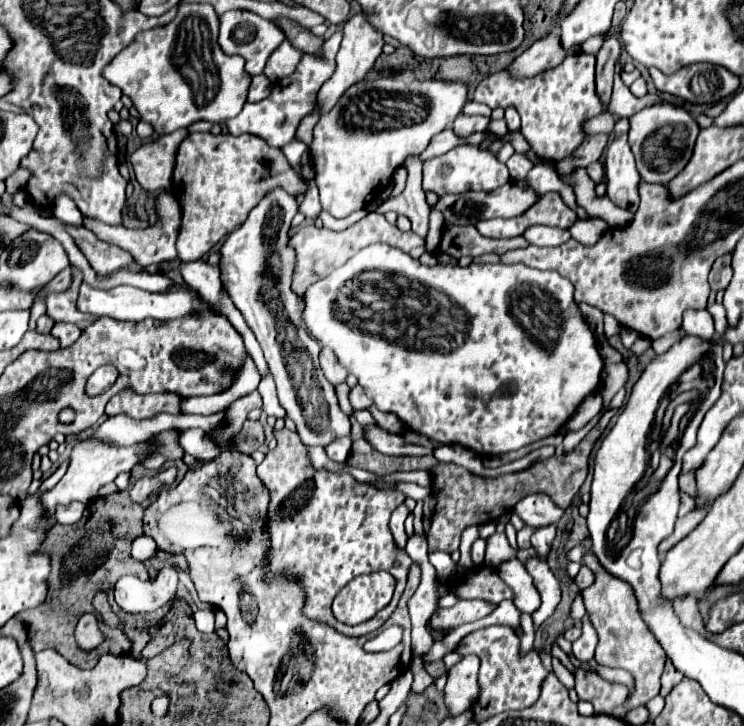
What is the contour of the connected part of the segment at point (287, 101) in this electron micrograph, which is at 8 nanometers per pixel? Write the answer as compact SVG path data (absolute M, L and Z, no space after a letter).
M334 32L324 42L322 58L318 58L318 60L314 56L302 56L302 60L298 62L296 70L290 76L286 76L280 82L276 82L272 86L270 94L264 100L260 100L256 104L246 102L242 112L236 118L226 122L228 132L230 134L254 134L254 136L264 138L270 146L276 146L276 148L282 148L282 146L290 144L294 140L296 126L300 124L300 120L314 110L316 94L318 94L320 86L334 74L334 68L336 68L334 58L336 58L340 40L342 40L342 32Z

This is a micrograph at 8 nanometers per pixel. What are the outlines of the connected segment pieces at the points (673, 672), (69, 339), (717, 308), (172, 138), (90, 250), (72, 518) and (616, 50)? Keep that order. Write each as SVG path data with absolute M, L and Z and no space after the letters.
M667 660L662 674L662 690L660 690L660 696L668 696L668 692L670 692L678 682L682 682L682 680L684 680L684 674L678 672L678 670L672 666L672 663Z
M54 324L52 336L60 340L60 350L62 350L74 344L74 340L80 336L80 330L76 328L76 324Z
M708 304L706 306L706 310L712 314L712 318L714 318L715 325L715 337L723 336L724 332L726 332L726 310L723 304Z
M178 130L156 140L142 144L134 154L128 156L128 162L134 168L138 184L146 192L162 190L172 184L172 170L176 160L176 150L180 142L188 136L188 130Z
M66 226L66 232L74 238L76 246L86 256L88 264L96 270L98 276L108 276L134 262L134 258L126 250L98 240L90 230L82 226Z
M73 502L68 506L57 506L54 518L58 524L76 524L83 515L86 507L80 507L79 502Z
M612 34L606 38L600 52L596 54L596 92L598 92L598 96L602 96L602 108L606 108L606 110L608 110L610 94L612 94L614 66L620 58L620 52L622 52L620 42Z

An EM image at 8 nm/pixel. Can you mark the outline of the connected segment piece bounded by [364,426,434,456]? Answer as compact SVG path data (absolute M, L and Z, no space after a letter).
M364 426L364 438L382 454L386 456L396 456L396 454L406 454L406 456L426 456L432 454L432 448L424 448L420 444L408 444L402 442L400 434L390 434L382 430L380 426Z

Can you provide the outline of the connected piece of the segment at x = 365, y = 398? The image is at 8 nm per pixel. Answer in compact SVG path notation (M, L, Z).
M354 386L350 390L350 402L356 410L366 410L366 408L372 406L372 400L370 400L370 396L366 394L366 390L362 386Z

